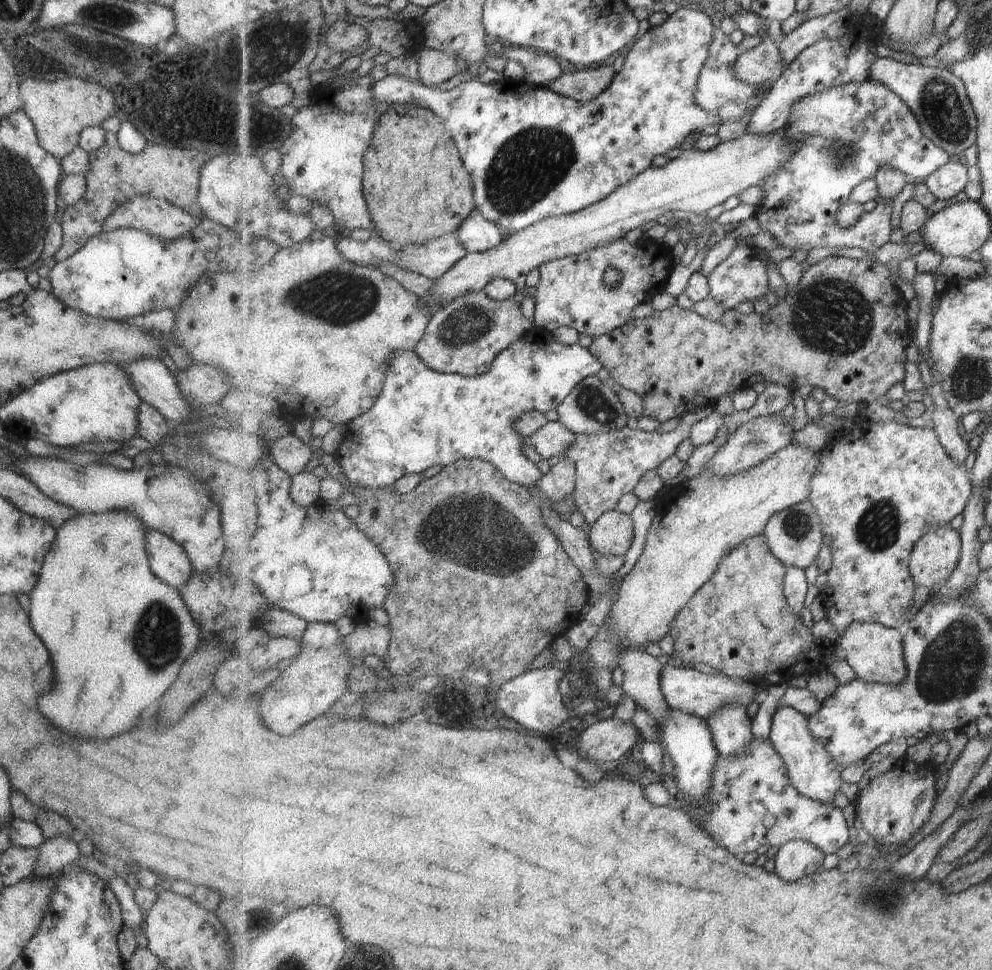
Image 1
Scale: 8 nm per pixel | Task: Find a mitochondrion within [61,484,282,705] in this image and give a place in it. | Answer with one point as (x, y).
(158, 634)

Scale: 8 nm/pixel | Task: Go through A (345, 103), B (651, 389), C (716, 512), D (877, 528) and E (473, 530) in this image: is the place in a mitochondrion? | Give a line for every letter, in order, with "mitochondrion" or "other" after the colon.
A: other
B: other
C: other
D: mitochondrion
E: mitochondrion

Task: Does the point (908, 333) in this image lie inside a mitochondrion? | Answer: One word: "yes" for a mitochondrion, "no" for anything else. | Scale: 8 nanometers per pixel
no

